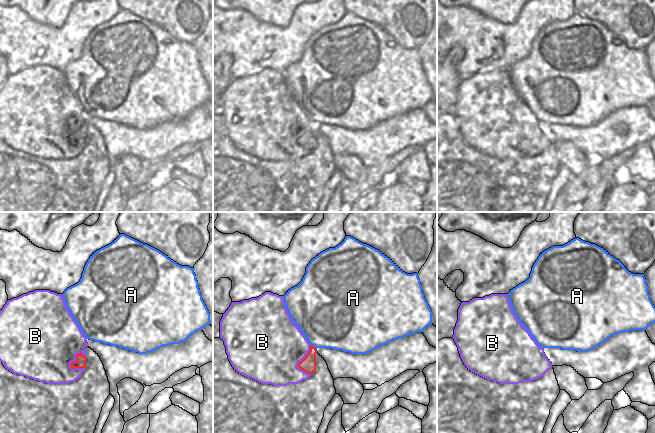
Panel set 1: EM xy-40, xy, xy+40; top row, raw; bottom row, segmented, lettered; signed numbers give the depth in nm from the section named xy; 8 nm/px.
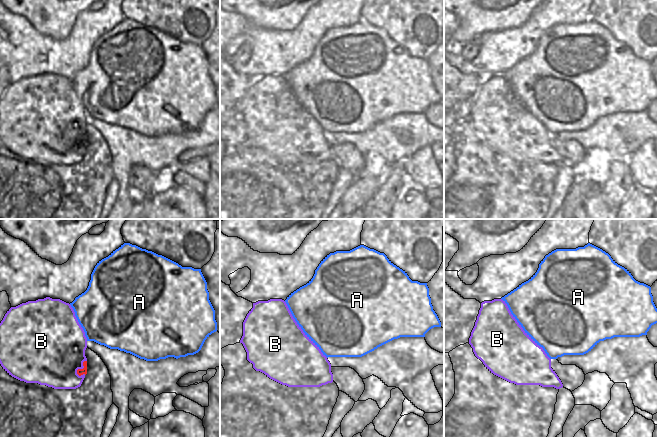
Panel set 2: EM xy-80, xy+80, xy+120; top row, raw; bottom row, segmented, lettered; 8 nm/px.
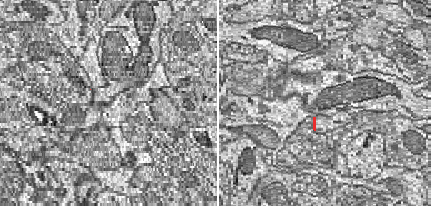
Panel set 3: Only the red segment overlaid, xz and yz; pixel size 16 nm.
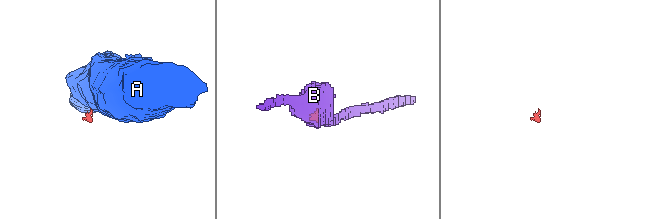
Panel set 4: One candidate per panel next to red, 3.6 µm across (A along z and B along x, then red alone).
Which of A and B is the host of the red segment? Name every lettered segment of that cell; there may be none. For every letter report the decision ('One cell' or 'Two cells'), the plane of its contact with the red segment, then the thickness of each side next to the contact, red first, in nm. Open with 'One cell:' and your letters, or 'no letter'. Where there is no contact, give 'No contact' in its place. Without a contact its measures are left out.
One cell: B
A: Two cells. Touches red in xy. Thickness 120 nm (red) against 460 nm
B: One cell. Touches red in xy-40. Thickness 80 nm (red) against 460 nm.

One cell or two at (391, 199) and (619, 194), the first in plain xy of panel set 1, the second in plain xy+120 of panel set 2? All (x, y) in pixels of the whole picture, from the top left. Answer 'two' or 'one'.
two

